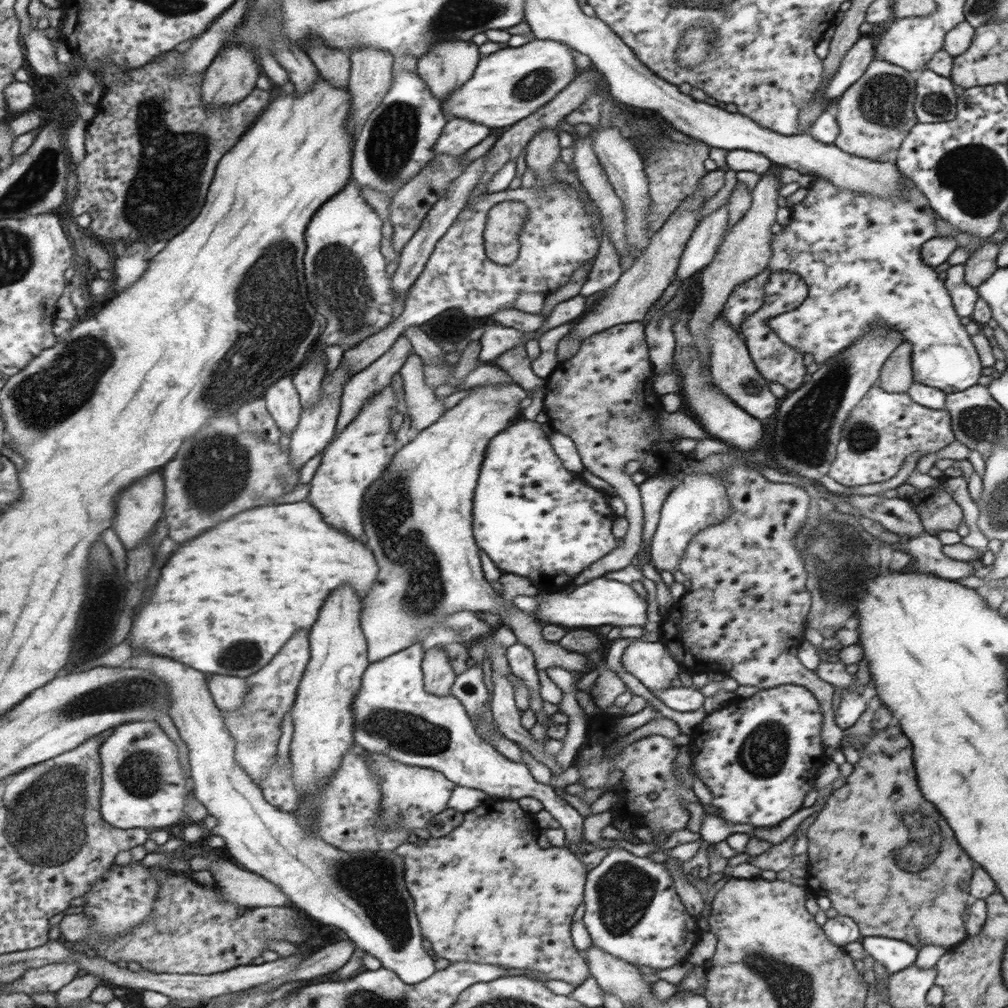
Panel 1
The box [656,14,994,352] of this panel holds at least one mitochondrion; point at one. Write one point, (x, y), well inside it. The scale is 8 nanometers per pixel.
(883, 100)

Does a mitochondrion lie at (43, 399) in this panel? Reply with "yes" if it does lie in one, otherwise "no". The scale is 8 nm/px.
yes

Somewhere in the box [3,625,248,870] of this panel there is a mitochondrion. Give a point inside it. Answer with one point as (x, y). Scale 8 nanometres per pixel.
(50, 817)

